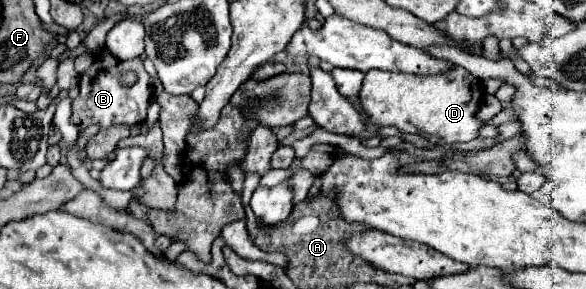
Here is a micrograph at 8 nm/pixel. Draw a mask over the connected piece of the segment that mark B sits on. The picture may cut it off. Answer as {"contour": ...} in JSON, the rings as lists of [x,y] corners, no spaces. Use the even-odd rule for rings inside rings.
{"contour":[[[106,53],[96,61],[92,69],[80,75],[80,95],[78,99],[72,101],[72,123],[78,127],[88,127],[92,123],[98,123],[102,127],[110,127],[116,123],[126,123],[126,125],[136,125],[146,121],[146,109],[148,101],[152,97],[150,93],[150,75],[144,71],[140,59],[130,59],[130,61],[118,61],[112,53]],[[134,71],[136,73],[136,83],[126,87],[122,85],[122,77]]]}

